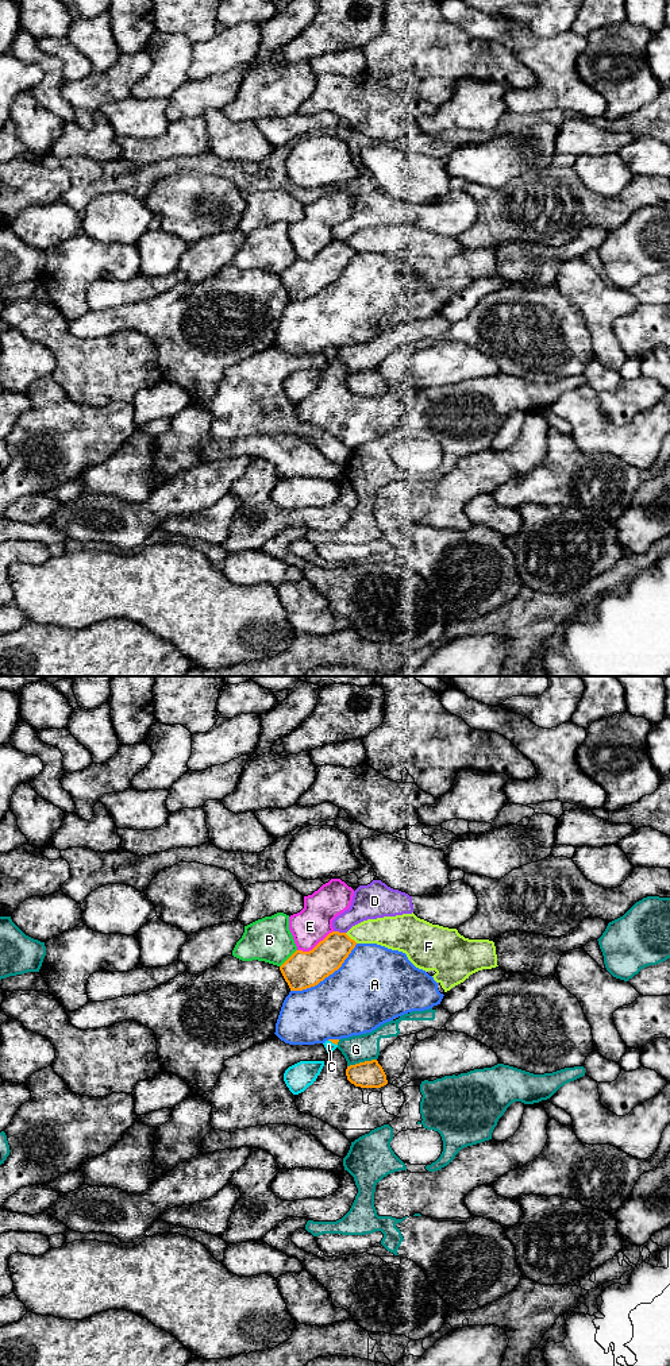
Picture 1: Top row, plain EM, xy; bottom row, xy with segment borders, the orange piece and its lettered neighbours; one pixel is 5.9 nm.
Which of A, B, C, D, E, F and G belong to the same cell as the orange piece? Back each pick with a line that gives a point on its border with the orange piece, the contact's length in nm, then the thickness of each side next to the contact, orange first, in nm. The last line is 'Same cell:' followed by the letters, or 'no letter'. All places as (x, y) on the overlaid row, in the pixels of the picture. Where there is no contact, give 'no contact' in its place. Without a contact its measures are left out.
C: xy (332, 1042) | 70 nm | 30/60 nm
Same cell: C

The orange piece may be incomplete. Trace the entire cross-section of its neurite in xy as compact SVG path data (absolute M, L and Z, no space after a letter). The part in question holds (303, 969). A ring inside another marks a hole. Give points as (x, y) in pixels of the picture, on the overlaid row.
M332 931L312 950L296 950L280 971L290 991L315 987L342 966L355 945L346 933Z

